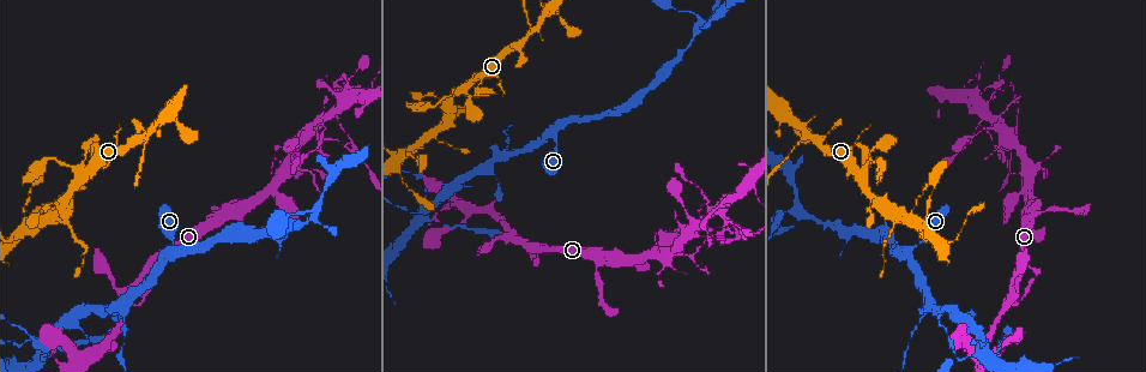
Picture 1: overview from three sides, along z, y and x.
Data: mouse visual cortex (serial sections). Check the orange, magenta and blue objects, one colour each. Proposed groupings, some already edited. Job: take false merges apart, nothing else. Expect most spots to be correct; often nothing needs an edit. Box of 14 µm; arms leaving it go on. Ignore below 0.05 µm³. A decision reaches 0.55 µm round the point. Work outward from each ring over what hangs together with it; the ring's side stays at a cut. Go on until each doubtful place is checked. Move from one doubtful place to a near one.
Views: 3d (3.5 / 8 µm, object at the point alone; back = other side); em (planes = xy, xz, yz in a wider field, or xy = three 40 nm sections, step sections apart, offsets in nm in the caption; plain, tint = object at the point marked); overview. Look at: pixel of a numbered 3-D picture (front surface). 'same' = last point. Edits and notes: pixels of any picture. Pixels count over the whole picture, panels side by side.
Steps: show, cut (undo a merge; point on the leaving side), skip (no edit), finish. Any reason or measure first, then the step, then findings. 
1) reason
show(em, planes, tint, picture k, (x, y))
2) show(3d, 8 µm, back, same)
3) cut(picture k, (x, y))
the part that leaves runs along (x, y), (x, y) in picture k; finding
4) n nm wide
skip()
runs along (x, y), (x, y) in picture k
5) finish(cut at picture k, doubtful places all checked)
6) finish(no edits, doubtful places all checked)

sharp bend
show(3d, 3.5 µm, picture 1, (958, 358))

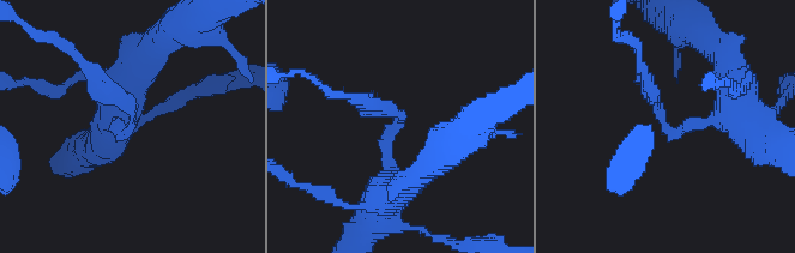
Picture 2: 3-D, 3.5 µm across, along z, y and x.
arms of 200, 200 nm
show(em, xy, step 5, tint, picture 2, (668, 122))

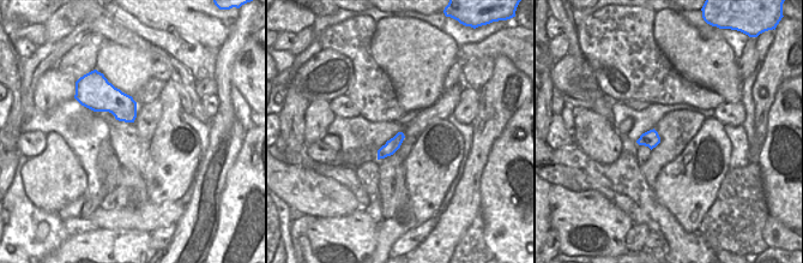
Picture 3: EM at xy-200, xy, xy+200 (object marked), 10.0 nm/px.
cut it another way
show(em, planes, tint, same)

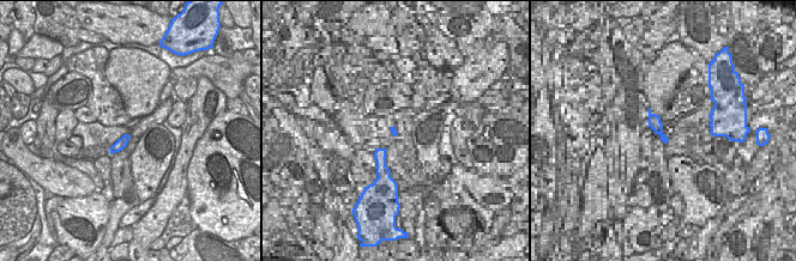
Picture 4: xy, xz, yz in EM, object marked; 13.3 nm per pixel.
skip()
all the same cell

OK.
arms part here
show(3d, 3.5 µm, back, picture 1, (809, 137))

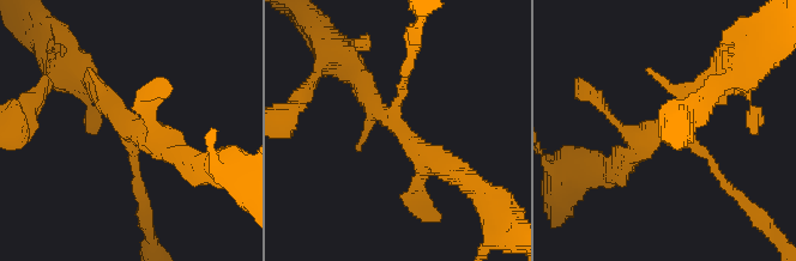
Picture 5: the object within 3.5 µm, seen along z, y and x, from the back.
show(em, xy, step 2, tint, picture 5, (394, 124))

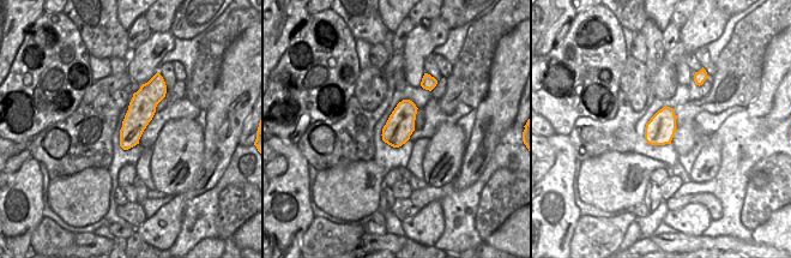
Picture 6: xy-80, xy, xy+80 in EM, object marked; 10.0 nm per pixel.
skip()
runs along (454, 171), (403, 135), (359, 73) in picture 5; all the same cell

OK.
branch point
show(3d, 3.5 µm, picture 1, (345, 147))

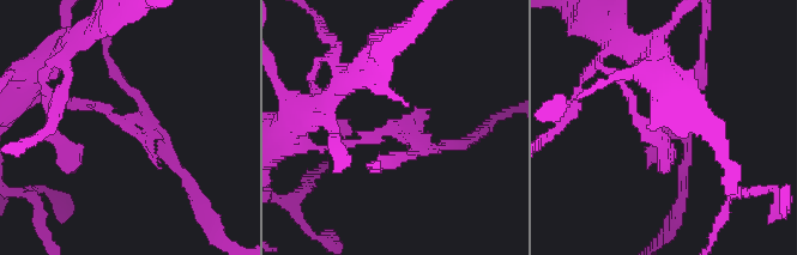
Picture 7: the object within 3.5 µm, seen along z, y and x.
shape alone is not enough
show(em, xy, step 2, tint, picture 7, (118, 114))

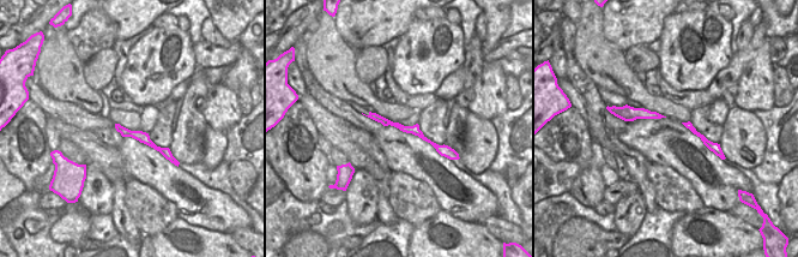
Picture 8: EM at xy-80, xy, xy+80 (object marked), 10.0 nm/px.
another direction
show(em, xy, step 1, tint, same)

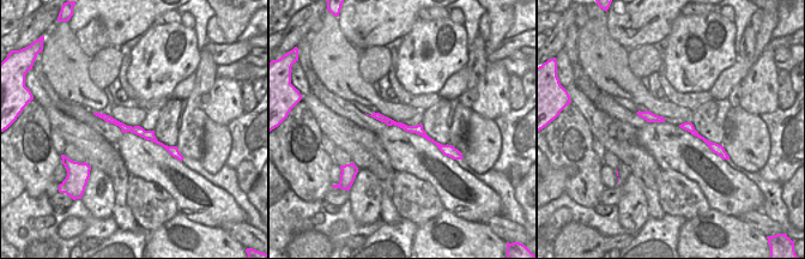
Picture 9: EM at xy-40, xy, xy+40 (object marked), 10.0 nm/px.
cut(picture 7, (116, 73))
the part that leaves runs along (114, 116), (158, 134), (188, 182) in picture 7; two cells meet here

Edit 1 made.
show(overview)

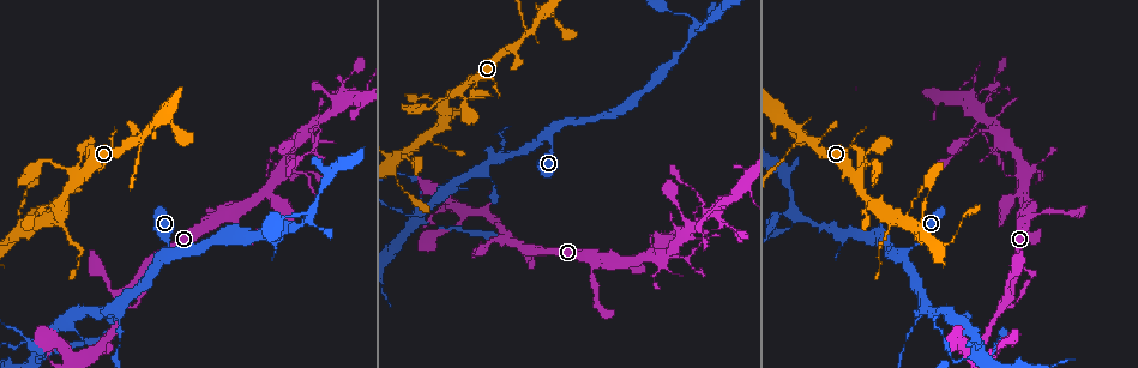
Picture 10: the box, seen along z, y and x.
four or more arms meet
show(3d, 3.5 µm, picture 10, (324, 119))

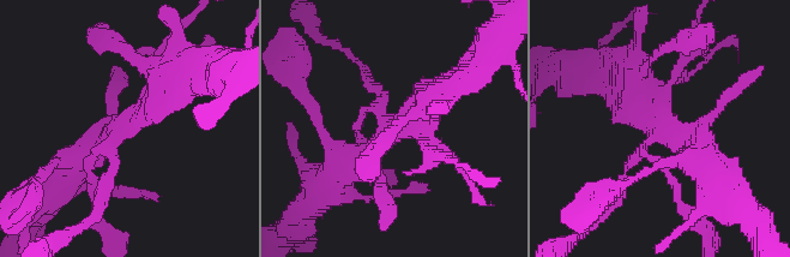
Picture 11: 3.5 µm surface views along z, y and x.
show(em, planes, tint, picture 11, (119, 130))

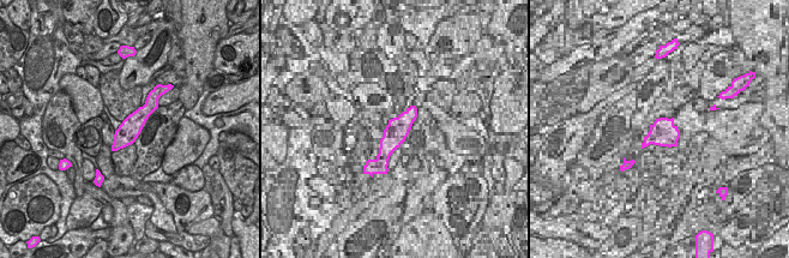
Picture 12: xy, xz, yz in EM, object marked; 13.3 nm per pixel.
show(em, xy, step 5, tint, same)

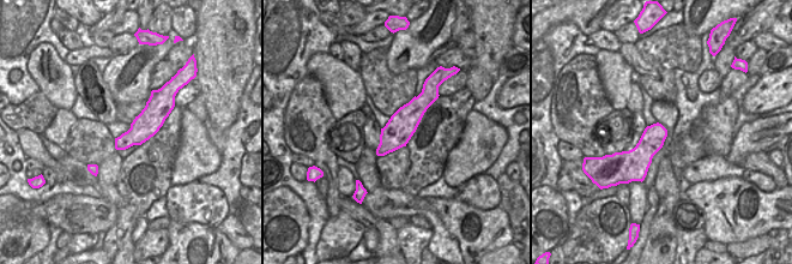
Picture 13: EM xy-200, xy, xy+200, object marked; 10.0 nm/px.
280 nm wide
skip()
runs along (427, 90), (427, 97), (380, 152) in picture 13; all the same cell

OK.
thin neck
show(3d, 8 µm, back, picture 11, (382, 90))

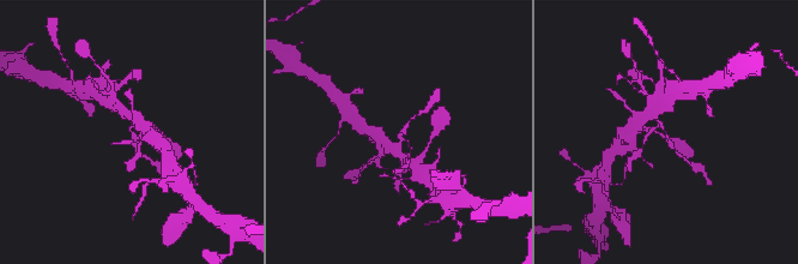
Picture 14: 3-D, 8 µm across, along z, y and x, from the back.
arms of 150, 250 nm
show(em, xy, step 5, tint, same)

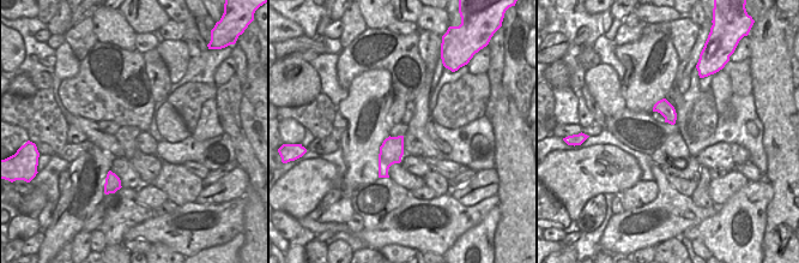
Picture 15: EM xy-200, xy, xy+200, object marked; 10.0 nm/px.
240 nm wide
skip()
runs along (642, 118), (654, 118), (683, 158) in picture 14; continuous, no second cell

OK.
finish(cut at picture 7, doubtful places all checked)

